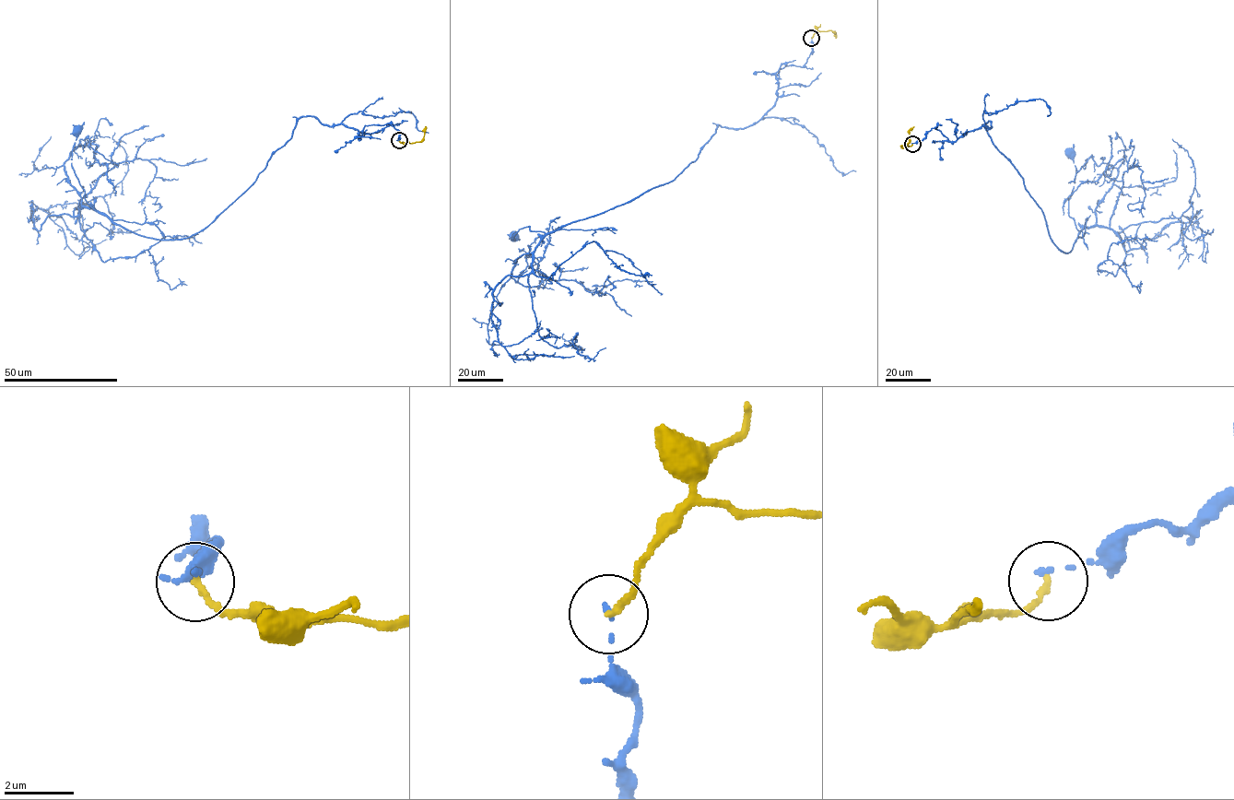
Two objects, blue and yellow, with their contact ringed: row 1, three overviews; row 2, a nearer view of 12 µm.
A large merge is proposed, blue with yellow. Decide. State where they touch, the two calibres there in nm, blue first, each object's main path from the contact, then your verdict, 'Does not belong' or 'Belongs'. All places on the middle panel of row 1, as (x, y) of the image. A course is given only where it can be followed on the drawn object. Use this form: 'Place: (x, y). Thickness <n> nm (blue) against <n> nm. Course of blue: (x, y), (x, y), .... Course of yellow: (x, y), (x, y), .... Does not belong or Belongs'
Place: (811, 38). Thickness 100 nm (blue) against 160 nm. Course of blue: (811, 38), (806, 63), (779, 70), (775, 104), (743, 128), (718, 125), (674, 180), (514, 237). Course of yellow: (811, 38), (816, 30), (831, 30), (836, 38). Does not belong

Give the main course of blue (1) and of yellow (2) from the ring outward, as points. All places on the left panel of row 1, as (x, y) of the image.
1: (398, 140), (389, 123), (359, 138), (301, 116), (211, 223), (160, 240), (86, 201), (77, 131)
2: (398, 140), (420, 142), (426, 126)

